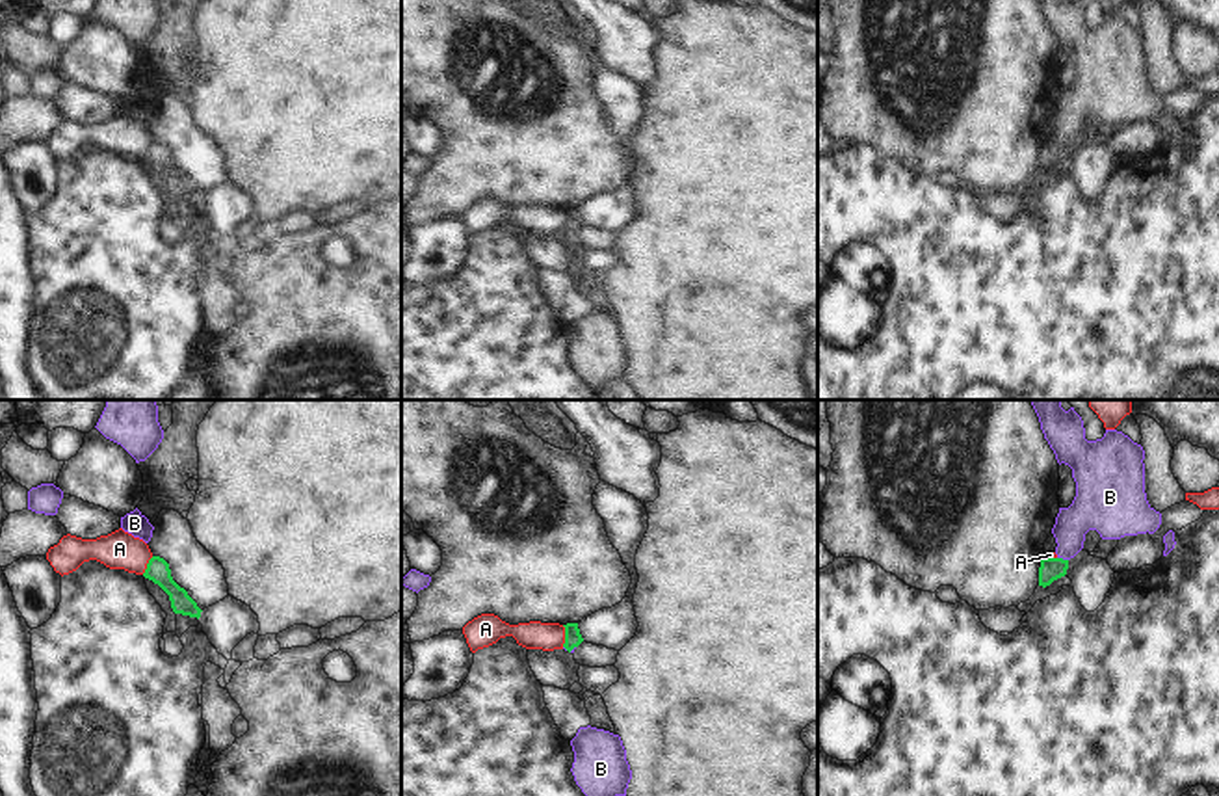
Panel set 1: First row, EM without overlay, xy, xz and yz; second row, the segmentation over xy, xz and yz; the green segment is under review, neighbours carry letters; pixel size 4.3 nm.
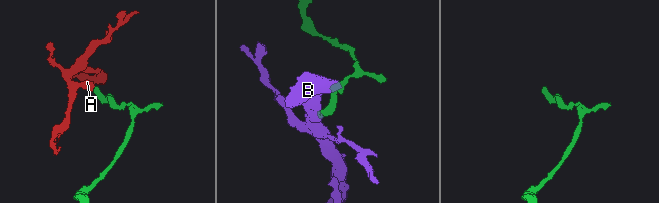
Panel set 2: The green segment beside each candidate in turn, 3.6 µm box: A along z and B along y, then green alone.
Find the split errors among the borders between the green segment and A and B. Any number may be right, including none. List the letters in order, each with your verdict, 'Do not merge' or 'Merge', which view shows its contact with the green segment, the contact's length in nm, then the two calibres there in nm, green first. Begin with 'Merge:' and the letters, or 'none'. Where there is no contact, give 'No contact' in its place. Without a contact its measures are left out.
Merge: B
A: Do not merge. Touches green in xz. Shared border 100 nm. Thickness 80 nm (green) against 120 nm
B: Merge. Touches green in yz. Shared border 50 nm. Thickness 100 nm (green) against 180 nm.

